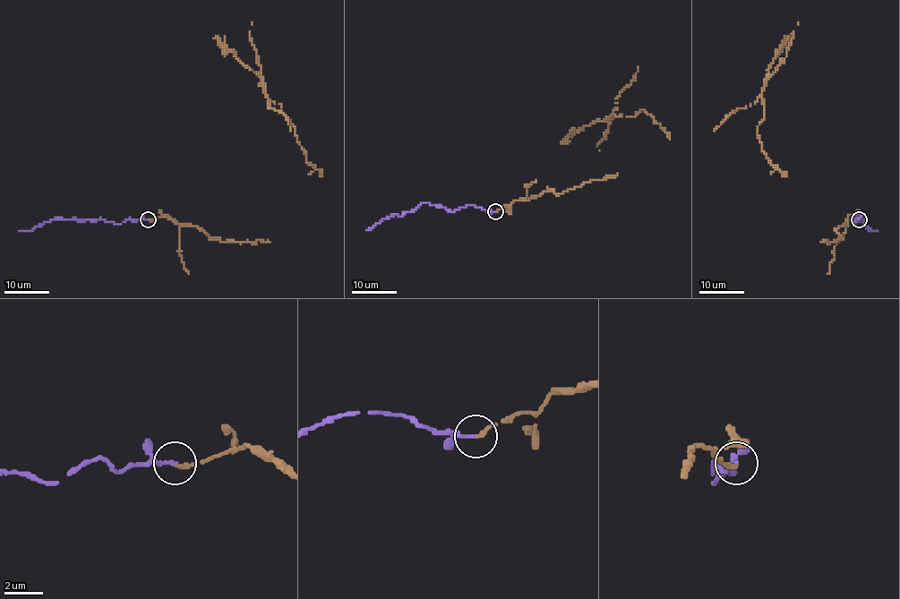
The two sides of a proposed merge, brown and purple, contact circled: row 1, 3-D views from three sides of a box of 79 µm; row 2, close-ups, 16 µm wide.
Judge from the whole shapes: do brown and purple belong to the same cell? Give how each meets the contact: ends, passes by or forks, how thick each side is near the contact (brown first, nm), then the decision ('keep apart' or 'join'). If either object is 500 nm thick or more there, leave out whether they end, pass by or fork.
brown ends | purple ends | 240/200 nm | keep apart

